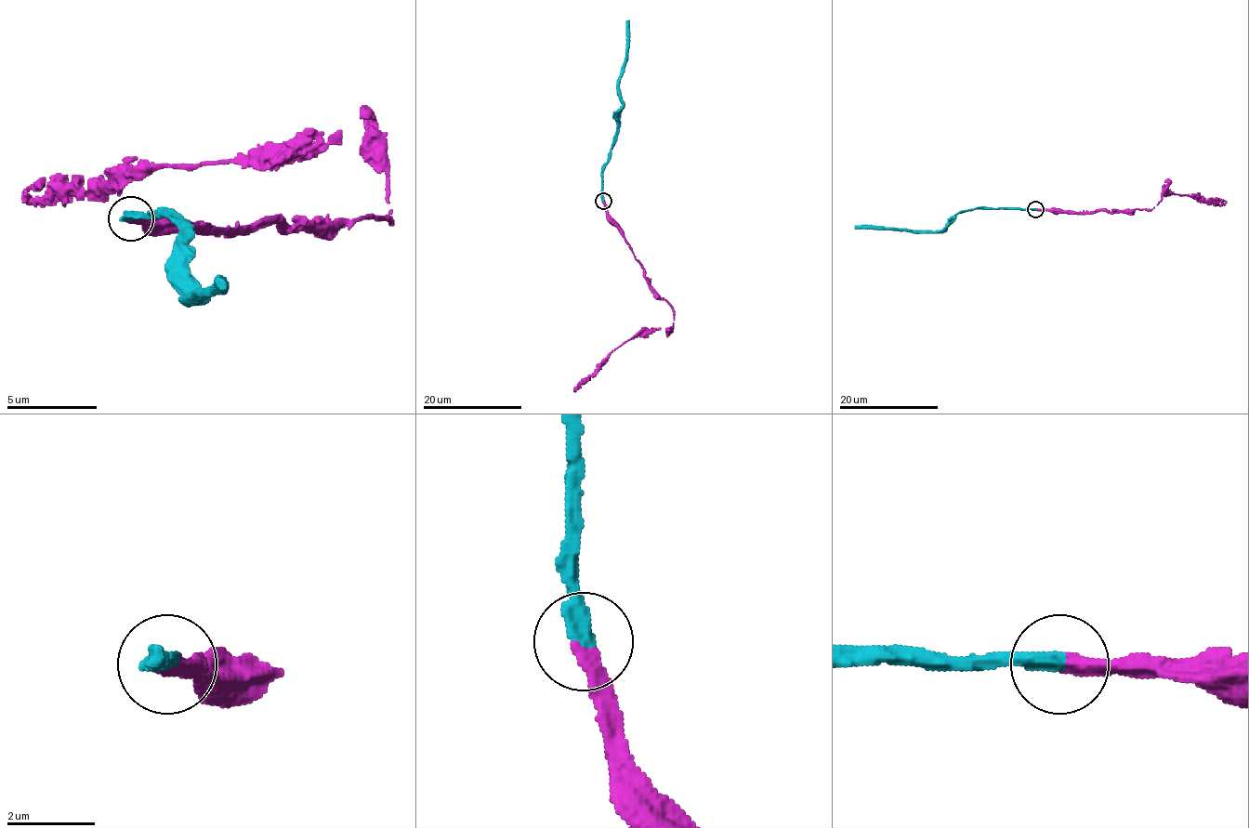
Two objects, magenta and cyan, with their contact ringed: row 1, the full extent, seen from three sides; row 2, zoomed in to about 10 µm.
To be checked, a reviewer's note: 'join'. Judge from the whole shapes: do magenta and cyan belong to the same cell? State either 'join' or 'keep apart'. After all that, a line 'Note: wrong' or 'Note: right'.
join
Note: right

